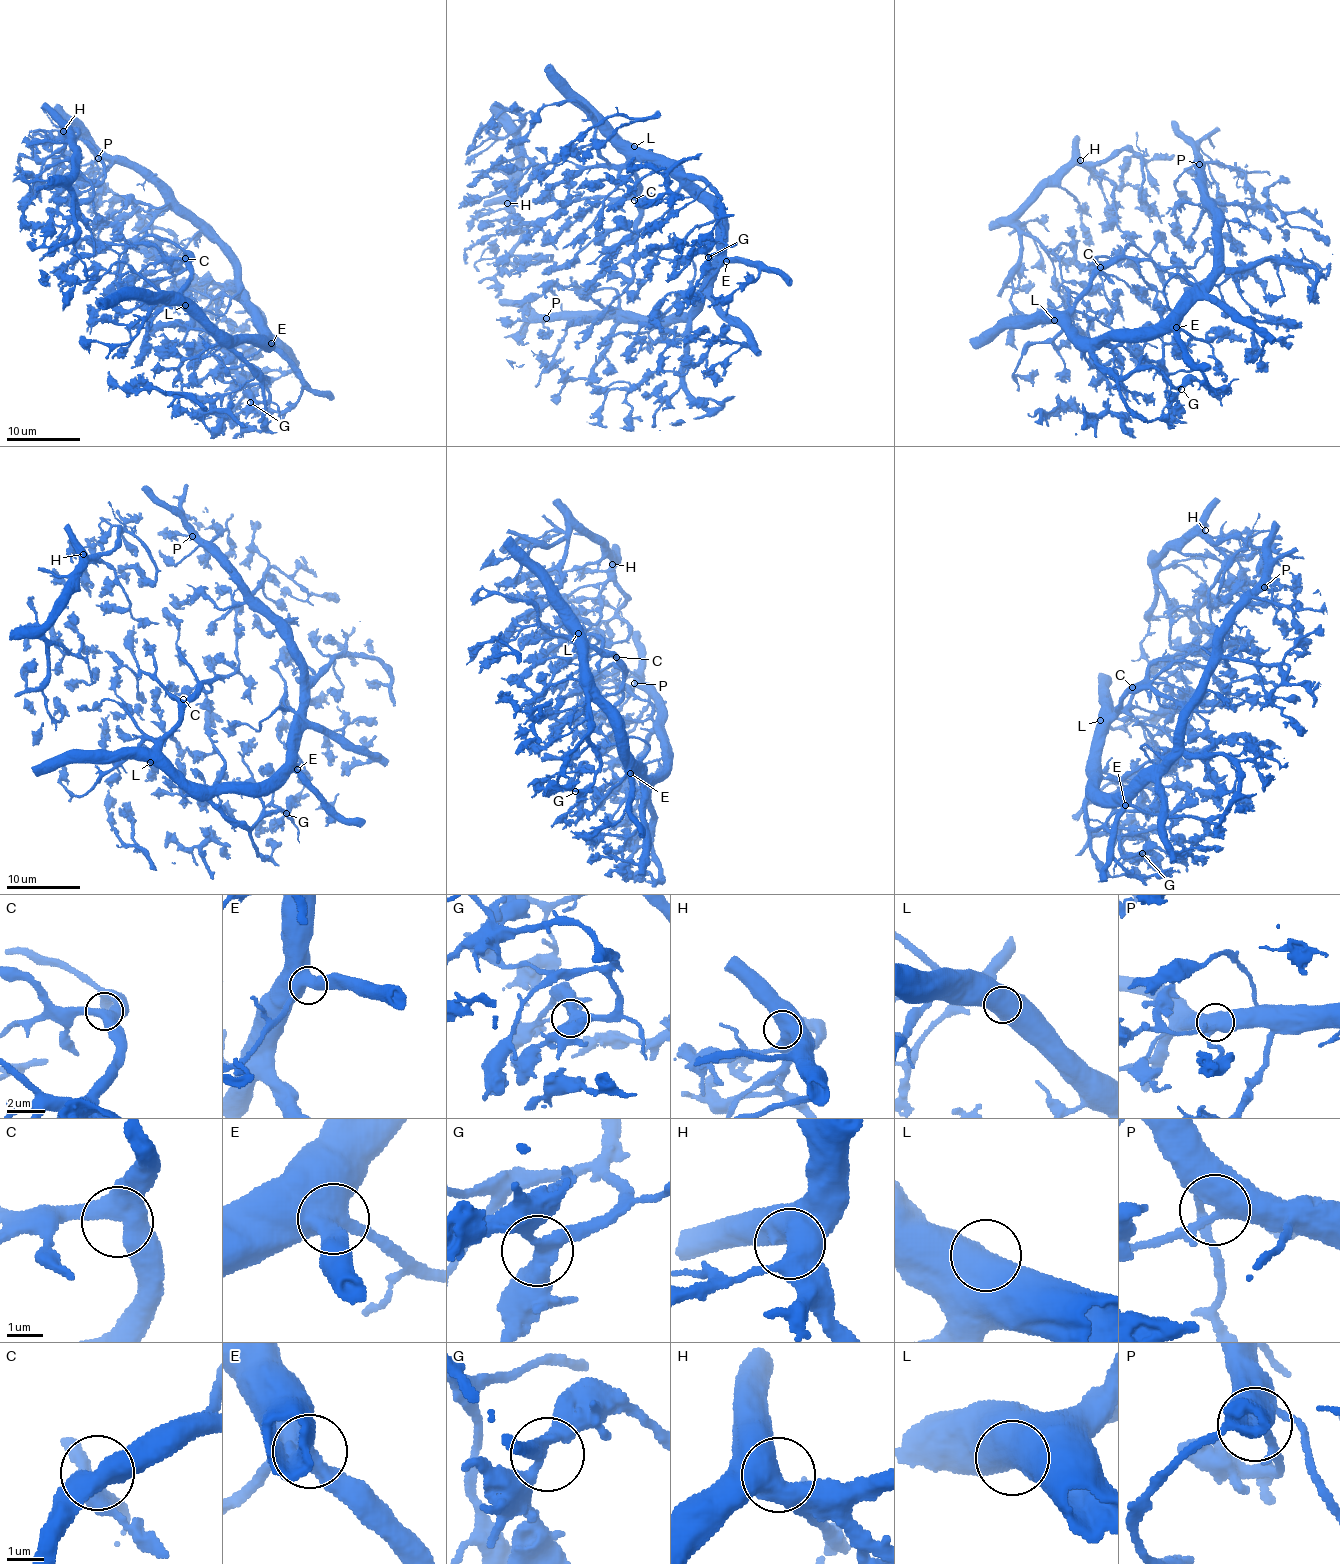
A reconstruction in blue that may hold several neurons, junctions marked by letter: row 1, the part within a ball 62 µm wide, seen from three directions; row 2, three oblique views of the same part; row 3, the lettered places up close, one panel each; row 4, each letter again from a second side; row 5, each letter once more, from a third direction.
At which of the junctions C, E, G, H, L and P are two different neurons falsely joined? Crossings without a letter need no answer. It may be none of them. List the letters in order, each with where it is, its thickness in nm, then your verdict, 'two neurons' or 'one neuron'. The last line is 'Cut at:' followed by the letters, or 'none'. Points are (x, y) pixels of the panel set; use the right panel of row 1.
C: place (1100, 267); calibre 480 nm; one neuron
E: place (1176, 327); calibre 500 nm; one neuron
G: place (1181, 389); calibre 320 nm; one neuron
H: place (1080, 160); calibre 600 nm; one neuron
L: place (1054, 320); calibre 550 nm; one neuron
P: place (1199, 164); calibre 500 nm; one neuron
Cut at: none

